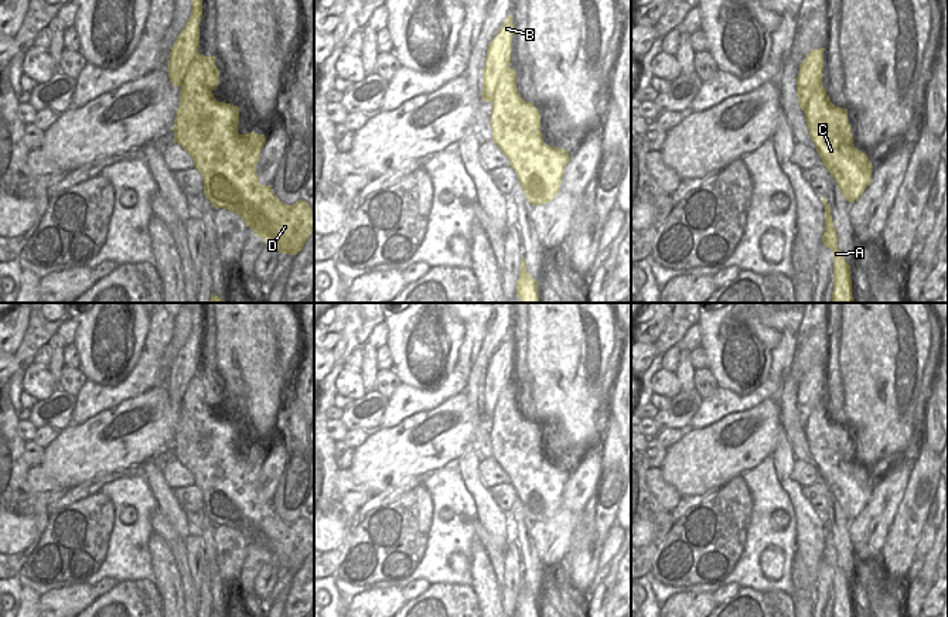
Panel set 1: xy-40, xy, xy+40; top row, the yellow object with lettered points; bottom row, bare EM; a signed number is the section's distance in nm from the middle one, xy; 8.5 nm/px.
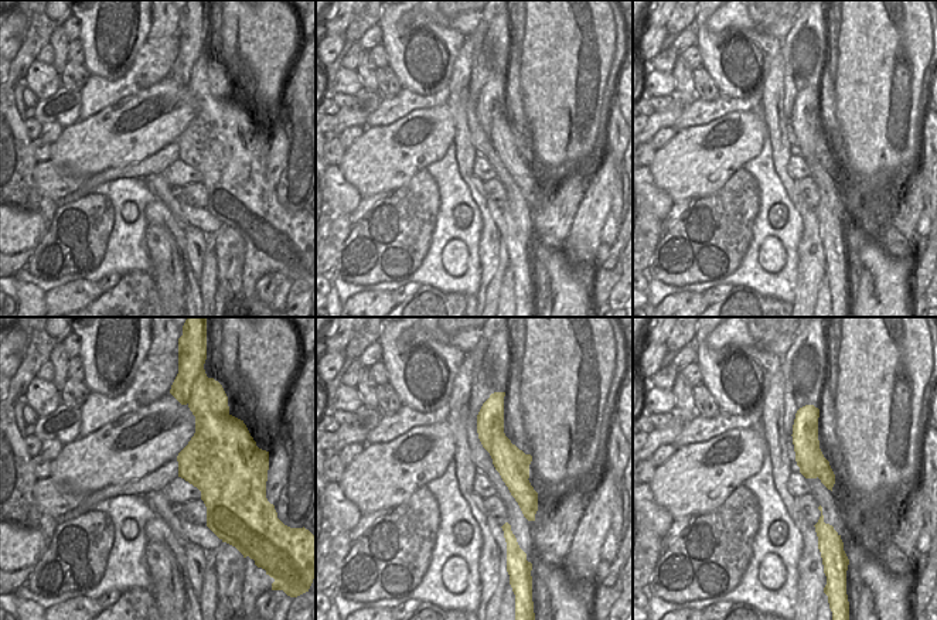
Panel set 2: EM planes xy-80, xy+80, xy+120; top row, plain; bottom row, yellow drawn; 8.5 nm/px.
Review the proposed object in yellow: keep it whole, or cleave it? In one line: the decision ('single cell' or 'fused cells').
fused cells

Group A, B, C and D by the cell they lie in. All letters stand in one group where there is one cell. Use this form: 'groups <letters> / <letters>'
groups A B / C D

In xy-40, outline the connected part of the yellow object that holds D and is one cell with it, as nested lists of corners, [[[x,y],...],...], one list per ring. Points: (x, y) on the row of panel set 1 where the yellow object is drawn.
[[[198,55],[180,91],[180,106],[174,120],[174,142],[177,142],[192,158],[194,167],[204,180],[204,194],[215,208],[224,208],[242,217],[246,226],[256,236],[265,239],[279,253],[297,255],[314,231],[314,211],[299,200],[293,205],[284,205],[273,192],[272,185],[262,185],[256,174],[256,164],[266,143],[265,134],[250,132],[238,133],[239,108],[218,102],[214,91],[219,83],[219,71],[215,57]]]

